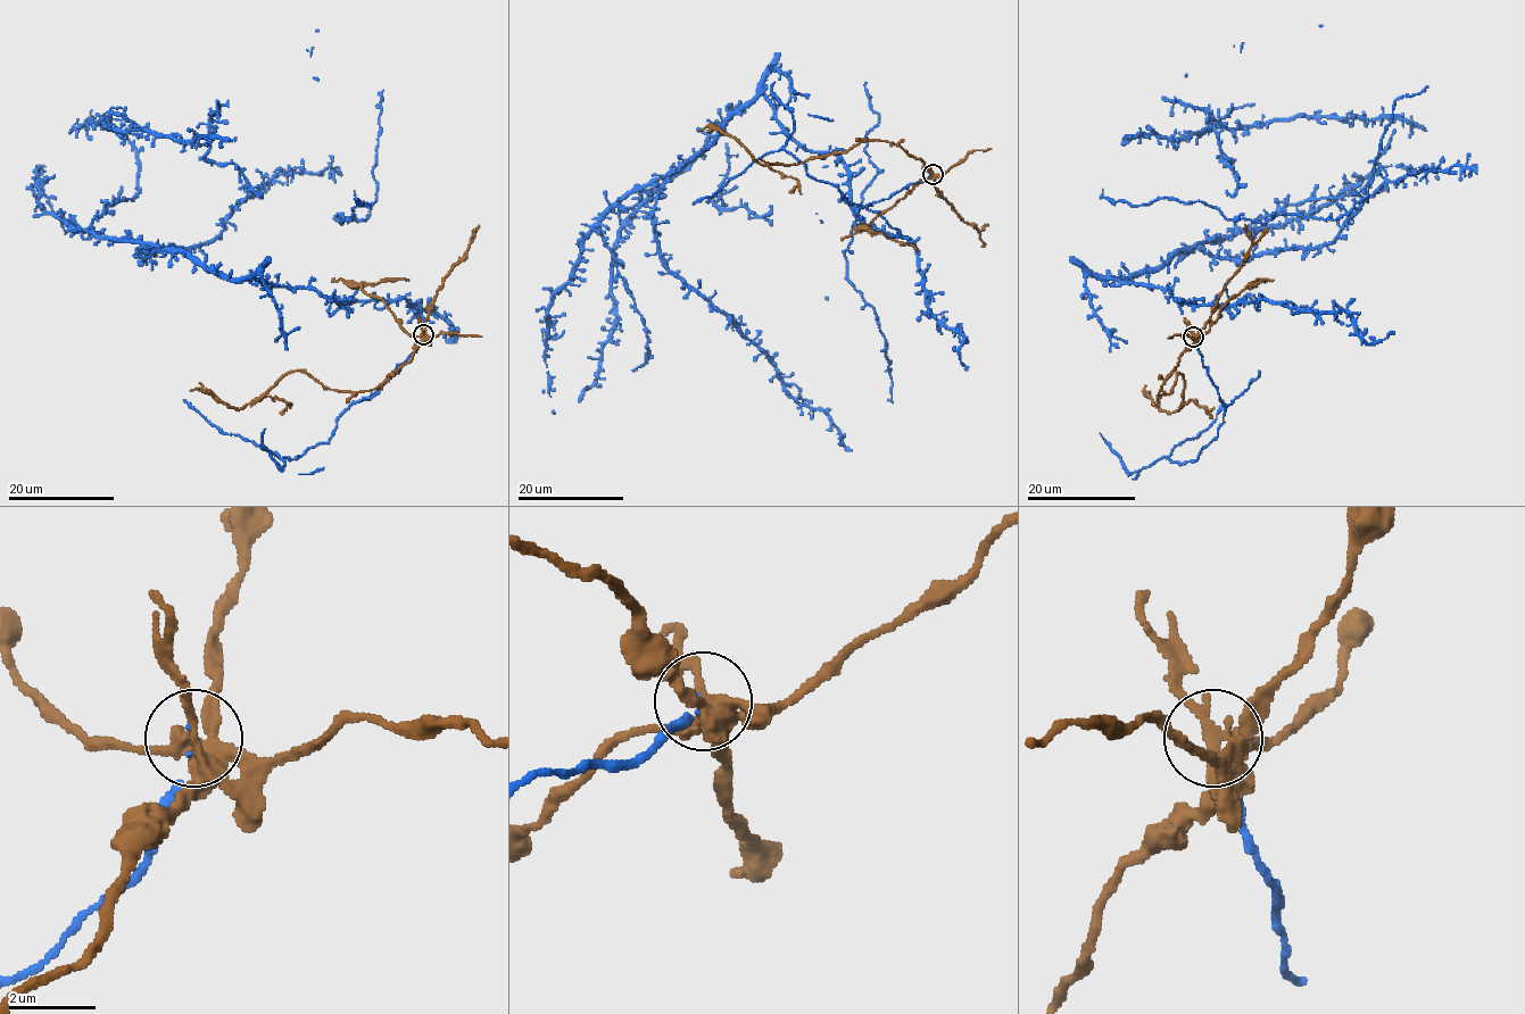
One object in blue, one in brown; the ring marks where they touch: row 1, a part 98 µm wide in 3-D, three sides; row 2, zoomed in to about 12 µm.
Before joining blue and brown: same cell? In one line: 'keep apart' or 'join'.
keep apart

